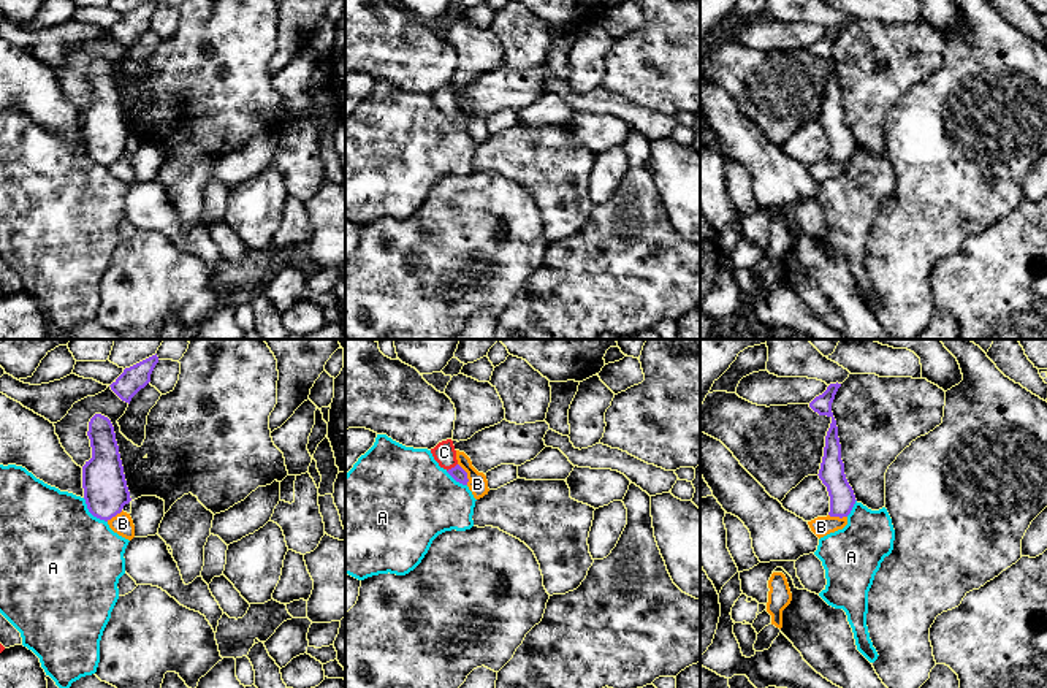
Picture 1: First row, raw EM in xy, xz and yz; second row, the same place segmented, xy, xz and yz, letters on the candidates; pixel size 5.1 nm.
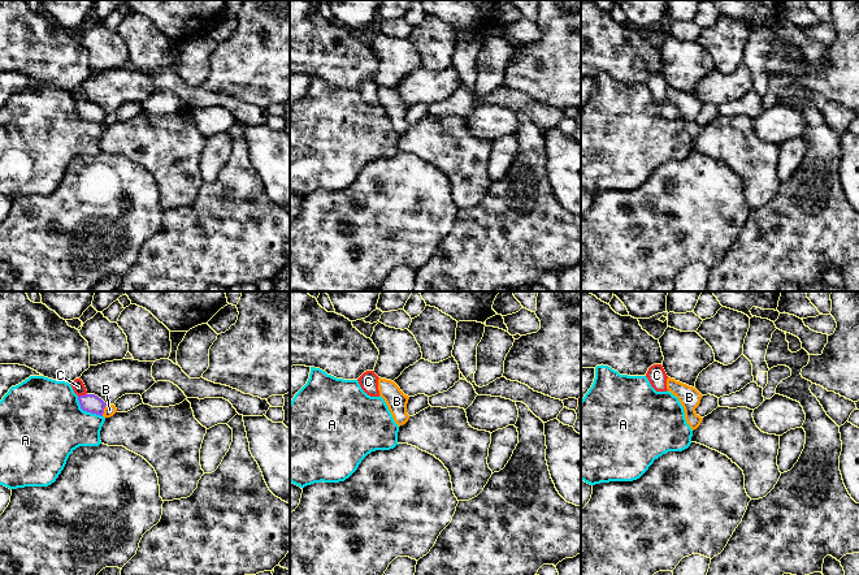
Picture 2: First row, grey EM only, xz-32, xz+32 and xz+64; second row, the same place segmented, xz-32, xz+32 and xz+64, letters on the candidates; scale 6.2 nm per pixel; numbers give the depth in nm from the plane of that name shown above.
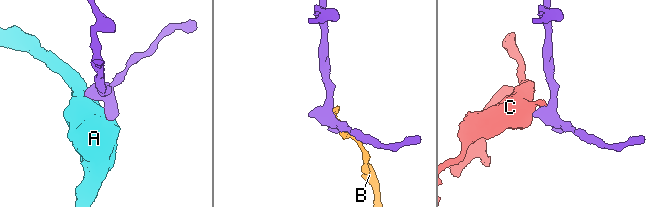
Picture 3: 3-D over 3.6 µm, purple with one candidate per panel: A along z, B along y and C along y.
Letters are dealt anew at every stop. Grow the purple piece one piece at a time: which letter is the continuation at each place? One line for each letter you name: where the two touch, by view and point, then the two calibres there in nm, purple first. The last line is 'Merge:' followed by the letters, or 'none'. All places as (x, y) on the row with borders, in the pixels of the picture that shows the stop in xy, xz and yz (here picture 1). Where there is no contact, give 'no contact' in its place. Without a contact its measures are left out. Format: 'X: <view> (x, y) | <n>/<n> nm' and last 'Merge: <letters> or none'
C: xz (452, 468) | 70/110 nm
Merge: C

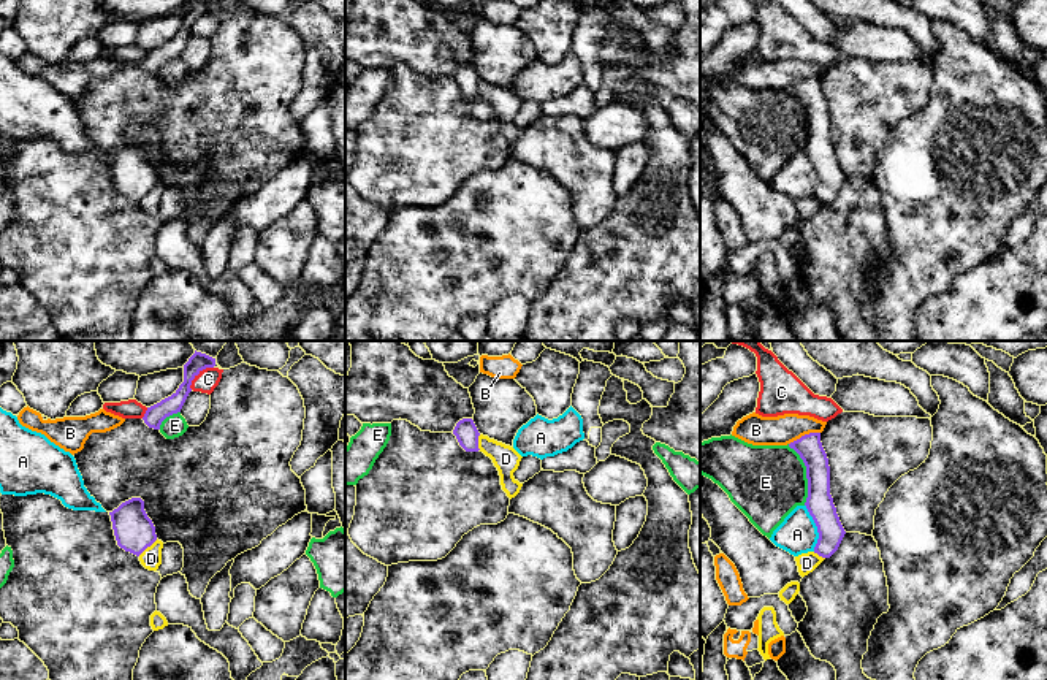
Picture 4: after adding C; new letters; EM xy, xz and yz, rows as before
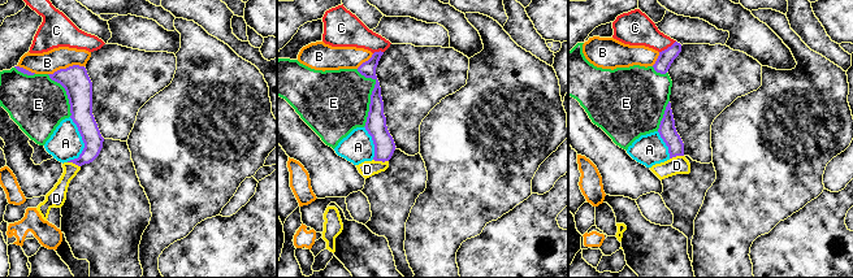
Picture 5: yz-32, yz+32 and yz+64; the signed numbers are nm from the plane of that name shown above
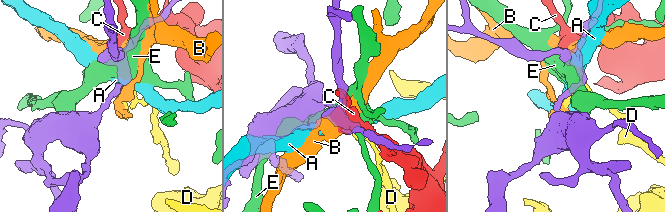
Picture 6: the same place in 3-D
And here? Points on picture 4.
Merge: none

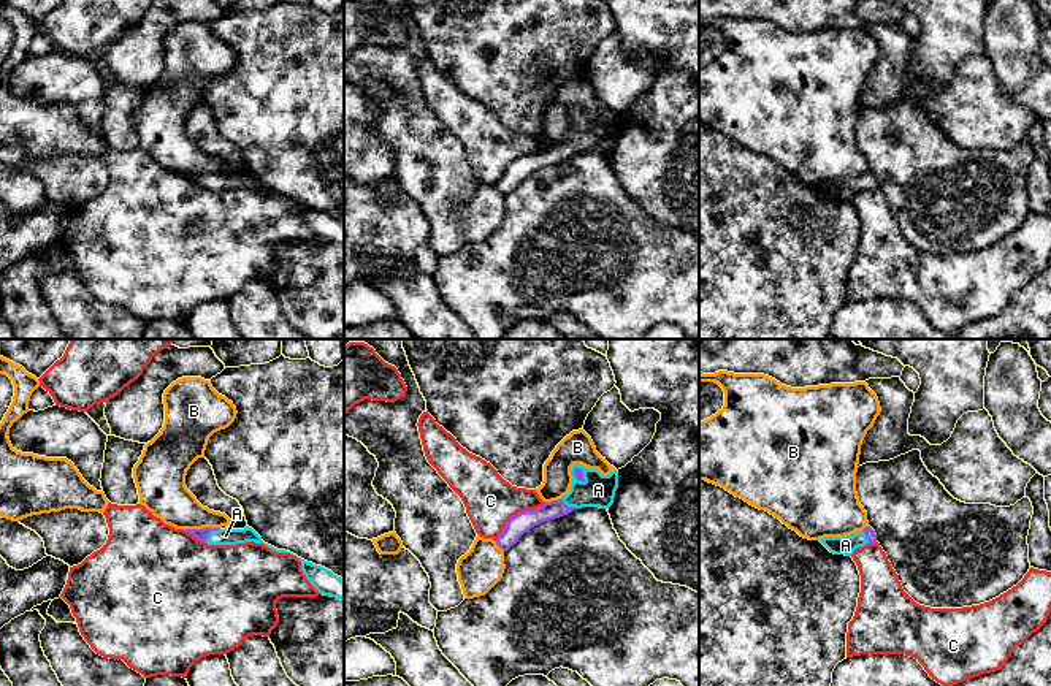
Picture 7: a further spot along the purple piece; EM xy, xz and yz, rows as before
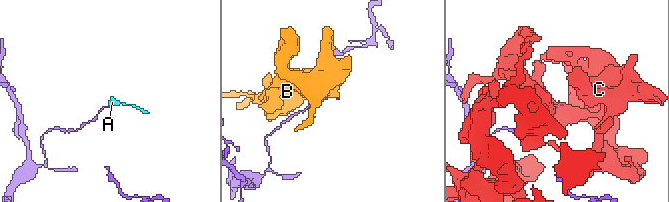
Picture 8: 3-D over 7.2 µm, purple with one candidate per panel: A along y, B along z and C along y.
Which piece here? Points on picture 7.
A: xy (210, 533) | 60/80 nm
Merge: A

